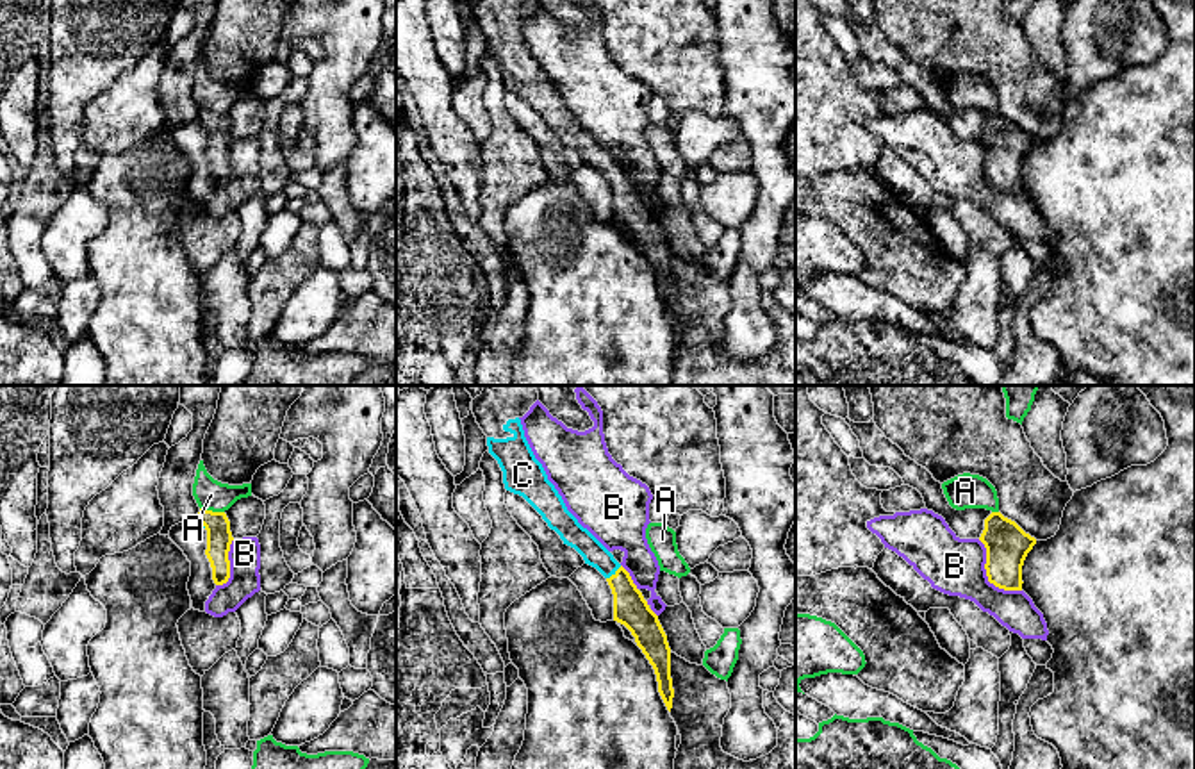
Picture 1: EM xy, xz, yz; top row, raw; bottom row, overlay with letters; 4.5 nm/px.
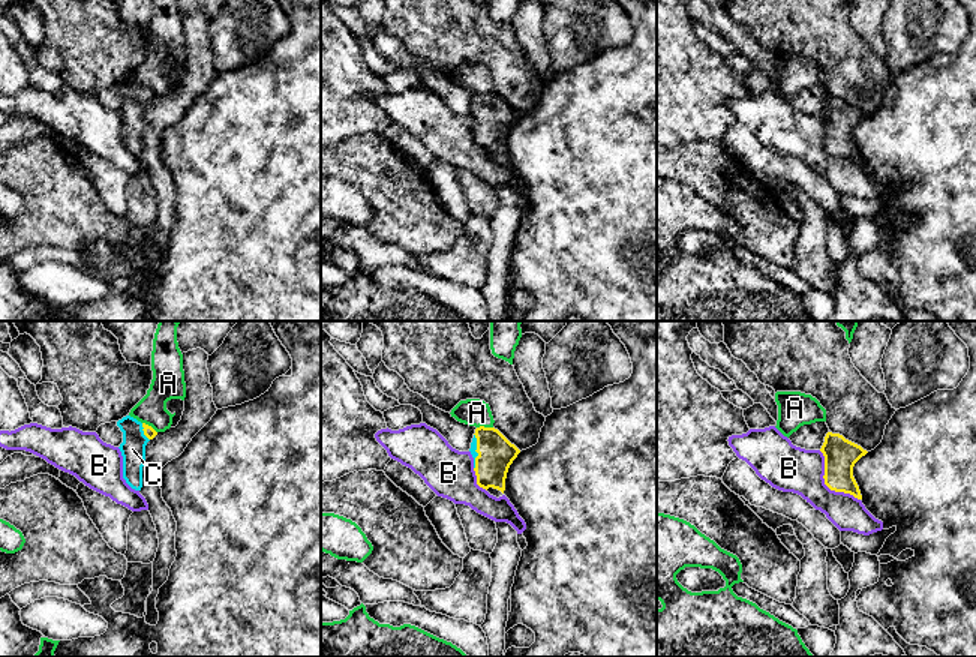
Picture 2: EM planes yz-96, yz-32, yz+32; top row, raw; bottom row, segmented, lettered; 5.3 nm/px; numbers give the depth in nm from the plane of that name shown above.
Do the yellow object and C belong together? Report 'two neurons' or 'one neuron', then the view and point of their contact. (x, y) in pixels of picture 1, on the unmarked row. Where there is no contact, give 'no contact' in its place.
one neuron; meets yellow in xz at (616, 172)

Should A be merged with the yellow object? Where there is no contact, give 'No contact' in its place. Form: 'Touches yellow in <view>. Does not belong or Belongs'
Touches yellow in xy. Does not belong

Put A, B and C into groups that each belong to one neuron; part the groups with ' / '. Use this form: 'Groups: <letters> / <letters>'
Groups: A / B / C

